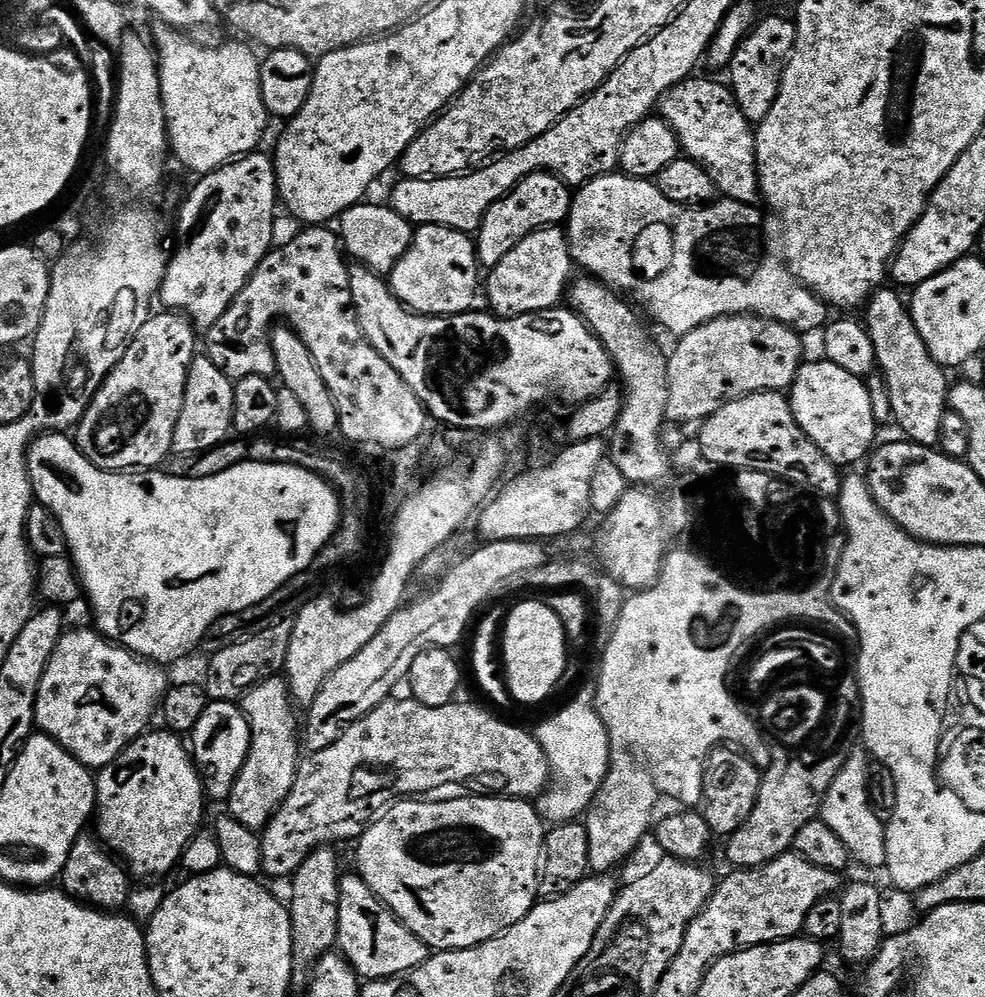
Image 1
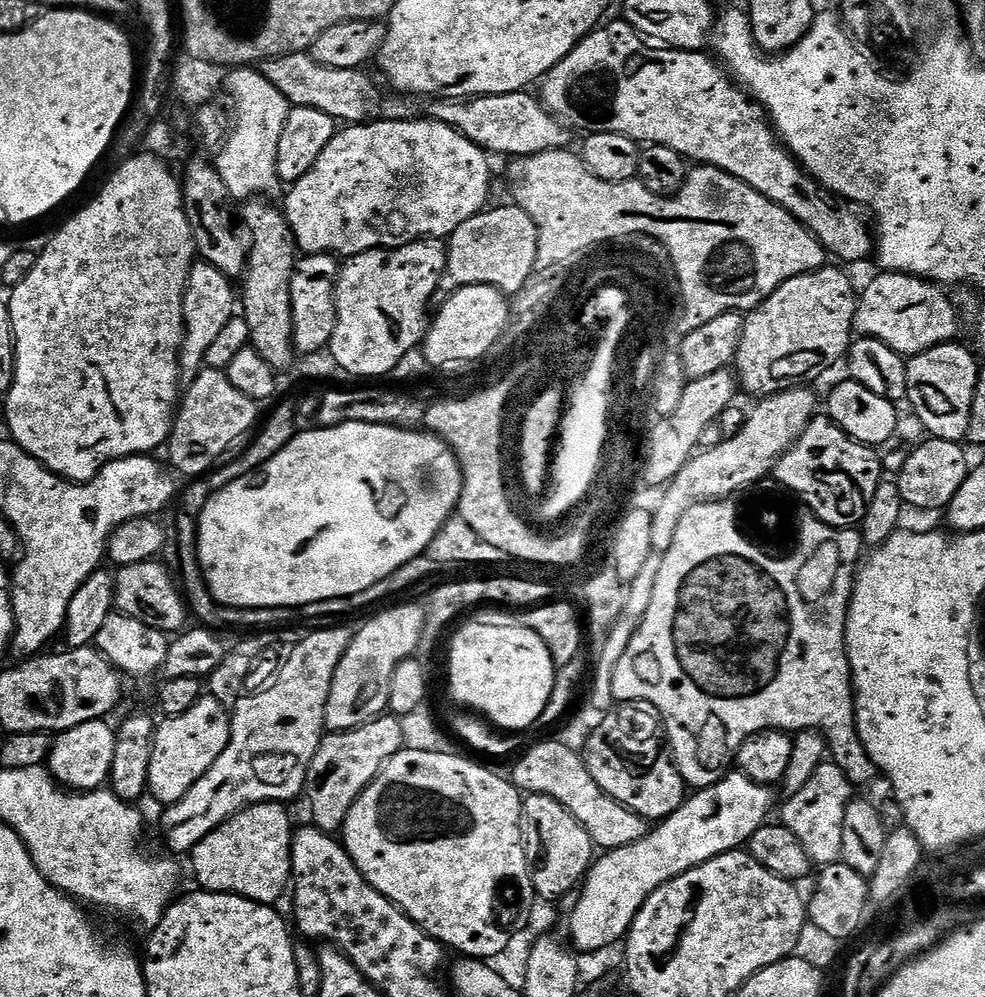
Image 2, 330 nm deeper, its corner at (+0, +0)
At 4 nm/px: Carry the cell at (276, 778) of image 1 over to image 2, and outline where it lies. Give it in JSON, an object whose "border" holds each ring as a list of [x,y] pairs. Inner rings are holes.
{"border":[[[283,803],[275,804],[251,804],[249,808],[243,808],[238,814],[234,814],[222,826],[218,826],[202,842],[198,842],[190,853],[192,859],[192,872],[201,889],[206,892],[225,892],[241,896],[247,900],[253,900],[259,904],[277,903],[280,895],[287,893],[292,879],[292,838],[294,835],[294,823],[288,817],[288,812]]]}

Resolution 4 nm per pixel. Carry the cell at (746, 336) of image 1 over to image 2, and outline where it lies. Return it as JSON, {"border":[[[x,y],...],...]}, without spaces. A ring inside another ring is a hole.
{"border":[[[825,266],[816,272],[807,272],[790,278],[765,298],[758,307],[743,317],[741,340],[734,361],[734,375],[739,387],[744,388],[755,398],[773,396],[791,388],[803,388],[811,385],[827,368],[845,359],[852,346],[856,326],[856,302],[858,288],[843,272],[845,269]]]}

